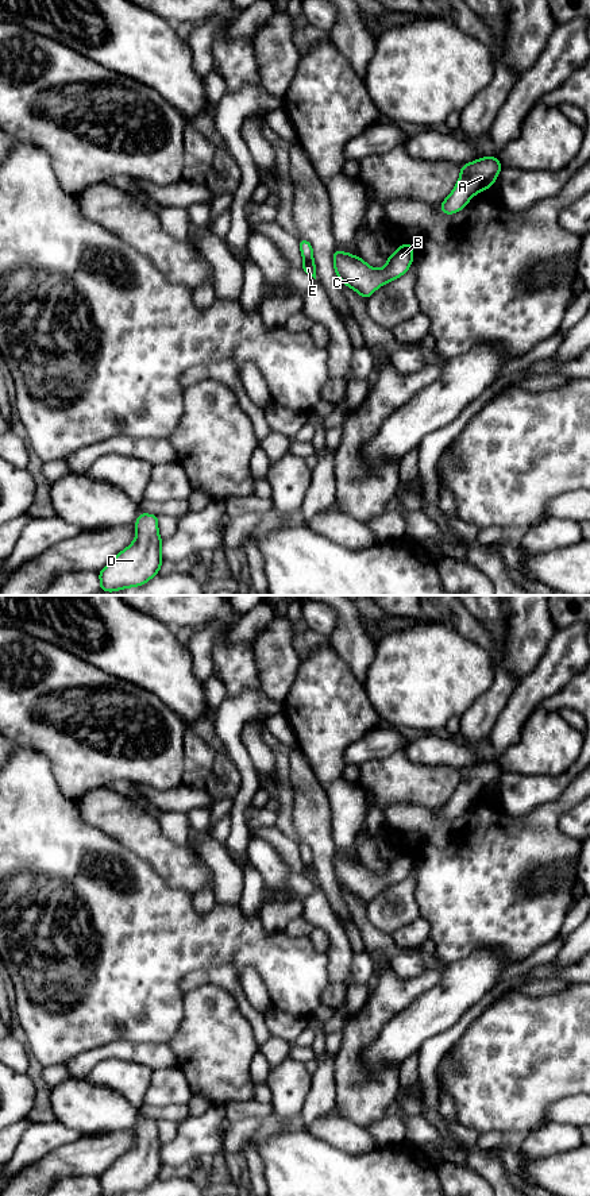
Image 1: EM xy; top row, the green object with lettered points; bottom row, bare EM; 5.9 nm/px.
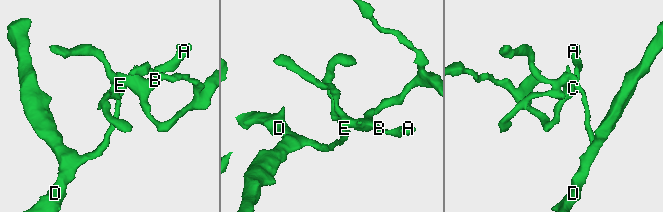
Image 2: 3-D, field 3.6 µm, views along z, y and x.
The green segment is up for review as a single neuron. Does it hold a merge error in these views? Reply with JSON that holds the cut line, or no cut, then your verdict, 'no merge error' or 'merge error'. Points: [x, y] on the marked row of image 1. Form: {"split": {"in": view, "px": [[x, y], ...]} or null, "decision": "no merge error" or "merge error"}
{"split": null, "decision": "no merge error"}

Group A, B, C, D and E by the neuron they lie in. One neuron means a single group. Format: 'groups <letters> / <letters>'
groups A B C D E

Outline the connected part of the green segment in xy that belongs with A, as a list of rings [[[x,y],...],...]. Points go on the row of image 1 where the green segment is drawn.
[[[485,157],[460,167],[460,177],[451,194],[440,202],[446,215],[460,212],[473,196],[489,189],[497,180],[502,166],[497,157]]]

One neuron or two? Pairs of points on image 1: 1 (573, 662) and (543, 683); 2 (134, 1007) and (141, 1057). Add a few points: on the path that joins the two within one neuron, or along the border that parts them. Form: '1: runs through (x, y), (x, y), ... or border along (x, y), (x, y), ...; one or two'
1: runs through (566, 662), (550, 676); one
2: border along (168, 1042), (115, 1040), (107, 1044); two

